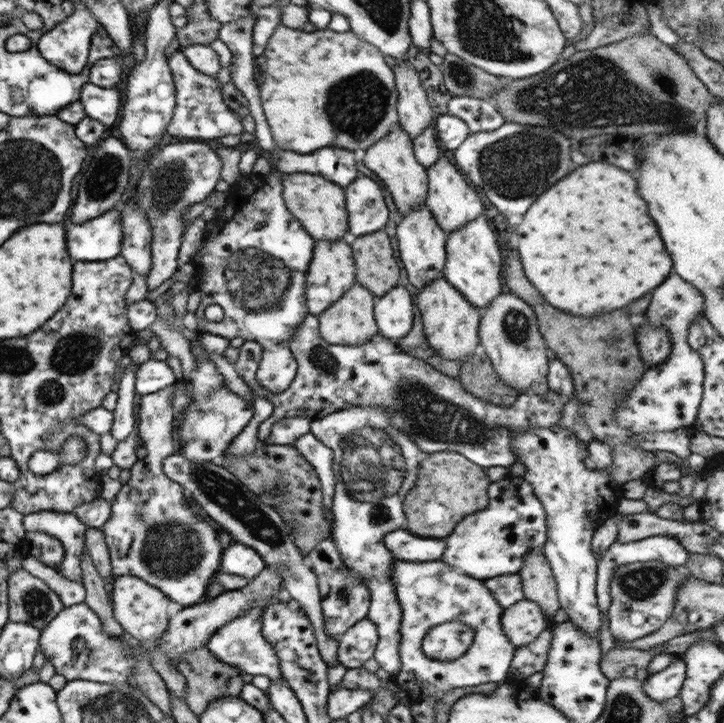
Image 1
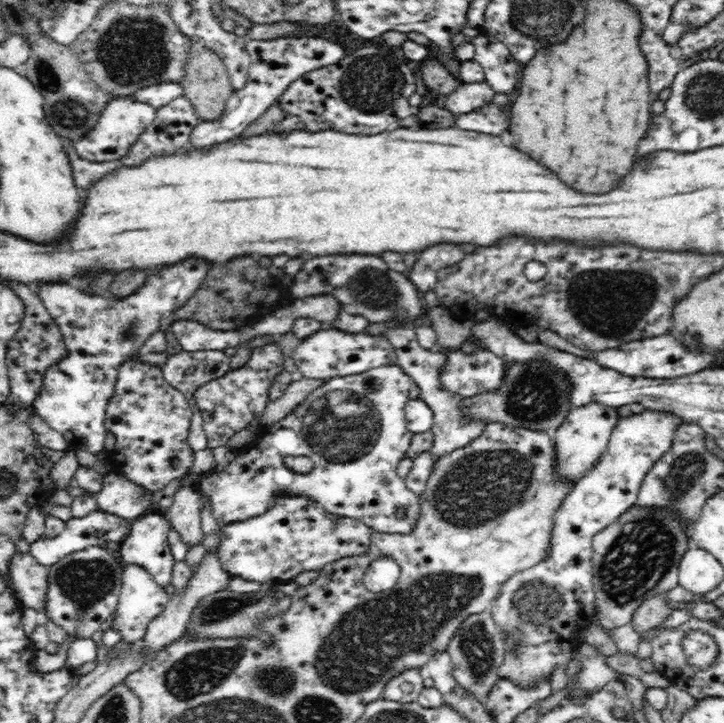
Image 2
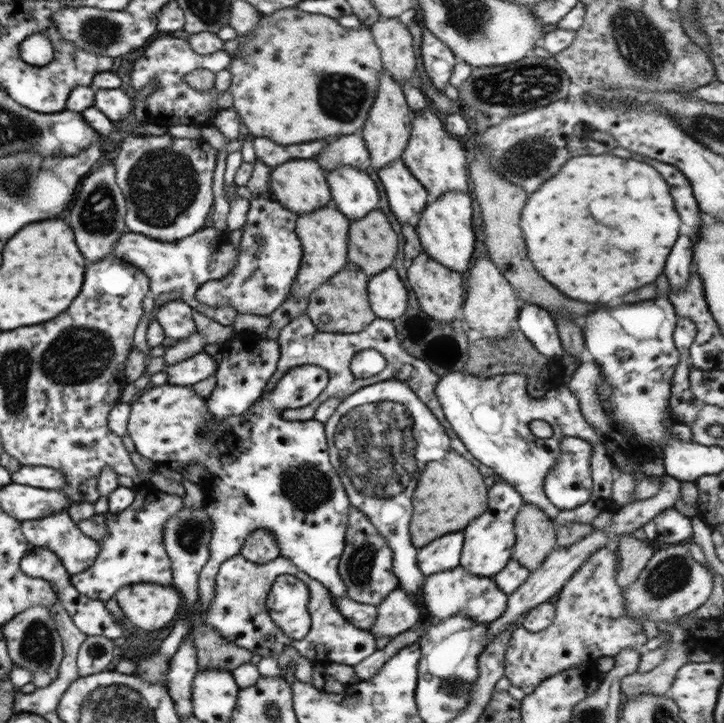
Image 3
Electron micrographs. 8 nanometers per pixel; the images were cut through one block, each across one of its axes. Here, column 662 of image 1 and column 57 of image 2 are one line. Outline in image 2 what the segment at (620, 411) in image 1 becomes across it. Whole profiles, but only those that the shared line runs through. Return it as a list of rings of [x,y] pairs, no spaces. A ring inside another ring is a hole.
[[[194,258],[164,266],[124,300],[84,294],[70,284],[38,284],[36,292],[60,328],[68,356],[46,370],[34,408],[46,424],[64,434],[74,450],[92,454],[104,452],[104,438],[108,434],[106,406],[116,392],[122,364],[136,356],[150,336],[160,332],[160,320],[164,320],[164,316],[180,310],[202,288],[208,268],[210,264],[206,264],[206,260]]]

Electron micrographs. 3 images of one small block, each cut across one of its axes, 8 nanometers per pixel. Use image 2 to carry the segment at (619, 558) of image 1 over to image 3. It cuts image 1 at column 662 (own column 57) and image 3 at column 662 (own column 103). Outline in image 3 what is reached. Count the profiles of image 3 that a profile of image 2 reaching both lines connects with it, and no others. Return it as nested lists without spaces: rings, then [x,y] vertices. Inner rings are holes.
[[[675,508],[663,510],[653,516],[647,524],[643,524],[645,538],[649,542],[657,542],[657,546],[673,546],[691,538],[691,518],[685,518]]]

